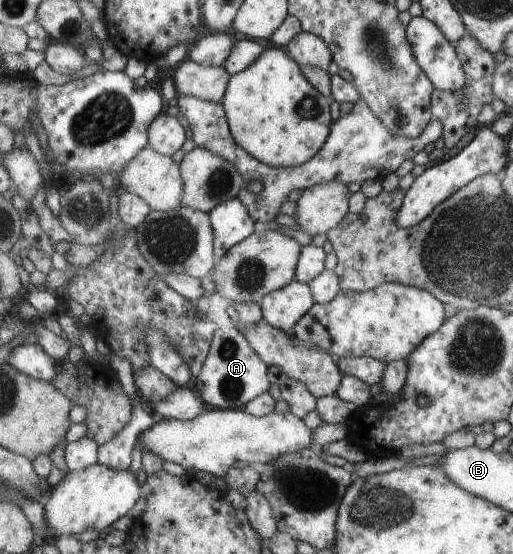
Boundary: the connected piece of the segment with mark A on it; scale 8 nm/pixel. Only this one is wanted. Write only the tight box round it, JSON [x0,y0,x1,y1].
[196,328,270,409]

